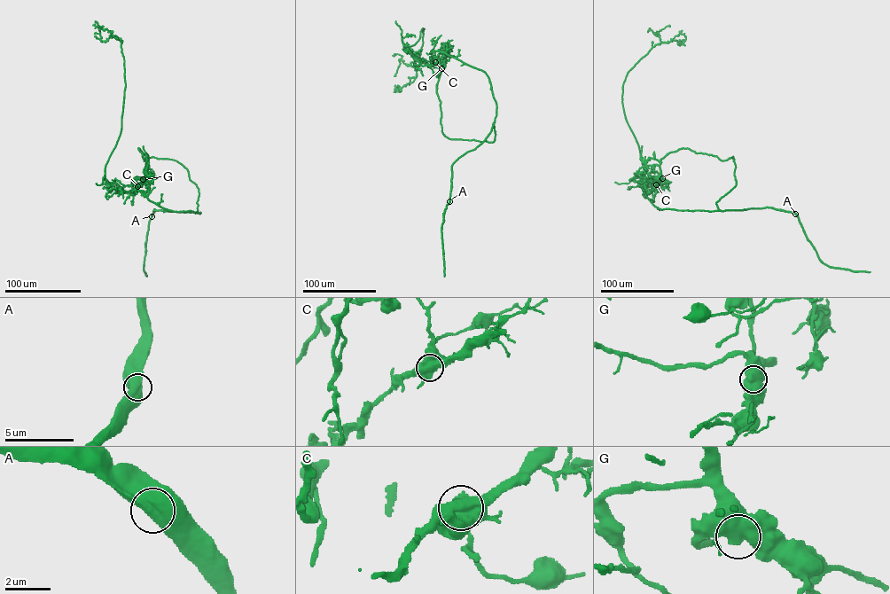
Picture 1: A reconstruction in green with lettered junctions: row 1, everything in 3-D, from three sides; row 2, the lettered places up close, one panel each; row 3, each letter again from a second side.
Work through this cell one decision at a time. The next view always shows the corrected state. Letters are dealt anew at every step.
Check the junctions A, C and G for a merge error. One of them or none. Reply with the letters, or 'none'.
C

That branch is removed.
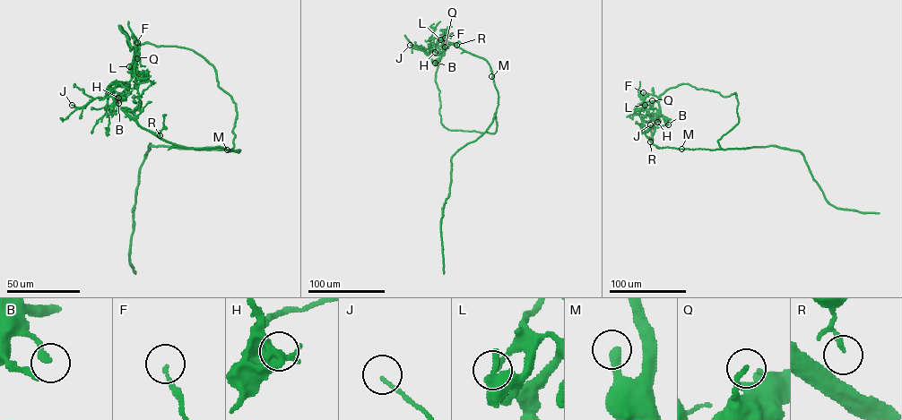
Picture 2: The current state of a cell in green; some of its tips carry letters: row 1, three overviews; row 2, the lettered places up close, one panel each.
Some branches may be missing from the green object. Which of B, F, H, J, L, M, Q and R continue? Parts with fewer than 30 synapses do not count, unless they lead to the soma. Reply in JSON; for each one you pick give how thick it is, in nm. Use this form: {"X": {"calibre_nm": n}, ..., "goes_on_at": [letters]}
{"H": {"calibre_nm": 200}, "goes_on_at": ["H"]}

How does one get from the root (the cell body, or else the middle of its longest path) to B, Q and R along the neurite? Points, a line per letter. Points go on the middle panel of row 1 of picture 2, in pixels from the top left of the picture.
B: (497, 123), (494, 133), (446, 127), (441, 122), (439, 90), (435, 80), (443, 53), (435, 63)
Q: (497, 123), (494, 133), (449, 130), (441, 124), (436, 72), (445, 47)
R: (497, 123), (494, 114), (498, 92), (490, 66), (483, 58), (456, 45)

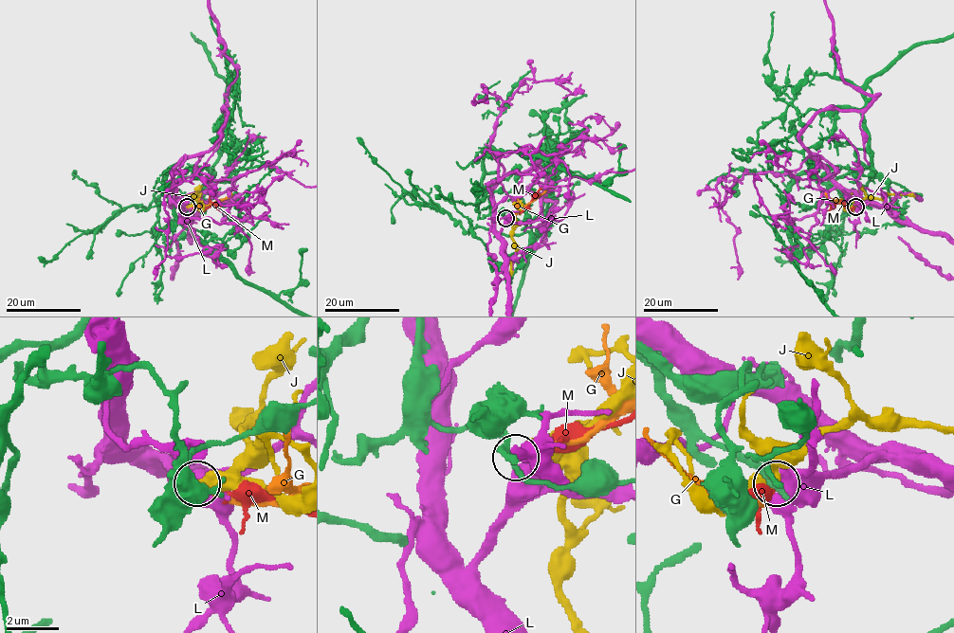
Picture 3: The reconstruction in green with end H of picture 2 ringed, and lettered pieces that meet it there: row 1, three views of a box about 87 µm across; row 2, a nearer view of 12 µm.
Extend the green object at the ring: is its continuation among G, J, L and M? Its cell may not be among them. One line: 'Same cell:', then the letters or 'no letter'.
Same cell: M

